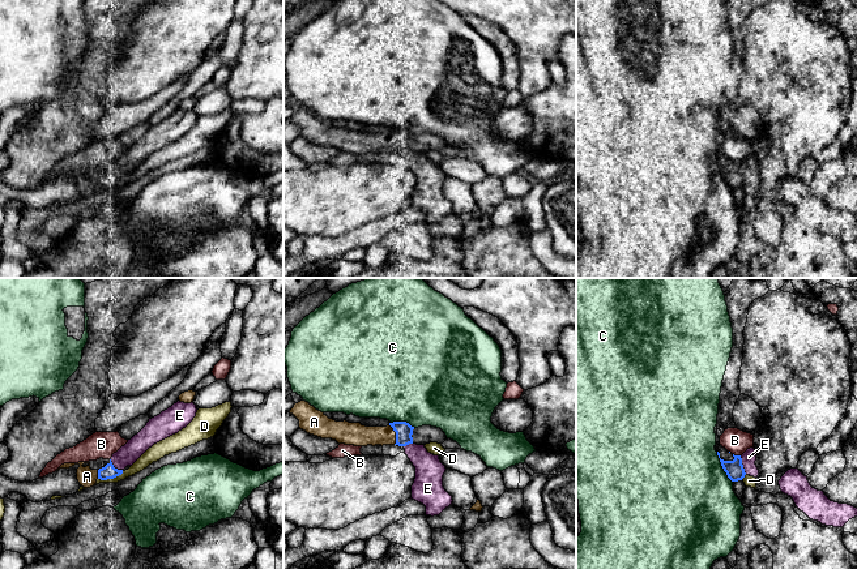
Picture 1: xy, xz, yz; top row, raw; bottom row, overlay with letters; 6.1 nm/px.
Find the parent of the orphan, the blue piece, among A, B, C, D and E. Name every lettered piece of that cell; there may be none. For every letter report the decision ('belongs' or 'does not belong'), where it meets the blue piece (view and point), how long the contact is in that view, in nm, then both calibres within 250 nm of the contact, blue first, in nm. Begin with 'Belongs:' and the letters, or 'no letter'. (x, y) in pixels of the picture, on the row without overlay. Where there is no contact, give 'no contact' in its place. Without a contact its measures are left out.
Belongs: A
A: belongs; contact xz (396, 142); length 130 nm; calibres 110 and 140 nm
B: does not belong; contact yz (737, 163); length 50 nm; calibres 120 and 150 nm
C: does not belong; contact yz (723, 175); length 220 nm; calibres 120 and 500 nm
D: does not belong; contact xy (110, 185); length 170 nm; calibres 90 and 80 nm
E: does not belong; contact yz (742, 172); length 130 nm; calibres 120 and 90 nm

